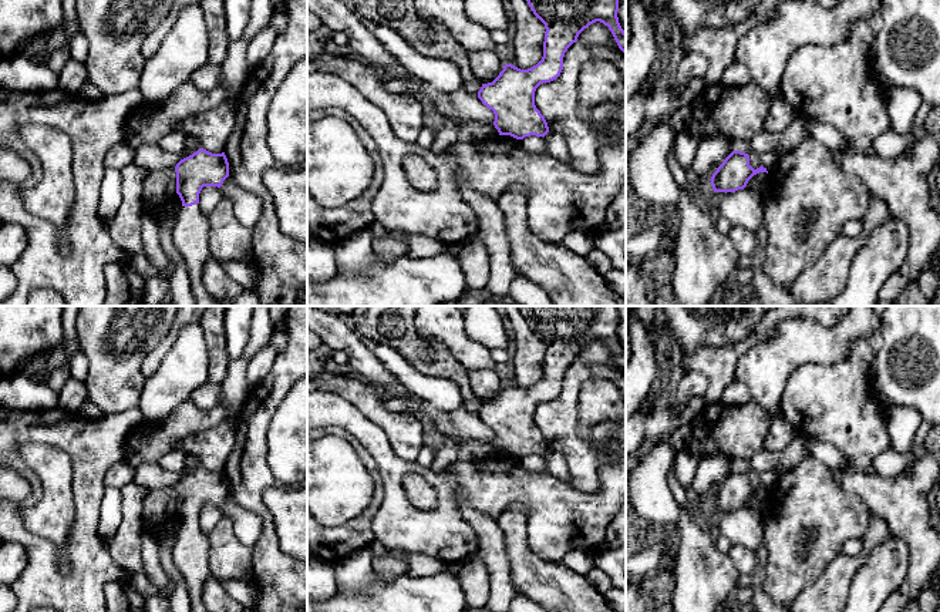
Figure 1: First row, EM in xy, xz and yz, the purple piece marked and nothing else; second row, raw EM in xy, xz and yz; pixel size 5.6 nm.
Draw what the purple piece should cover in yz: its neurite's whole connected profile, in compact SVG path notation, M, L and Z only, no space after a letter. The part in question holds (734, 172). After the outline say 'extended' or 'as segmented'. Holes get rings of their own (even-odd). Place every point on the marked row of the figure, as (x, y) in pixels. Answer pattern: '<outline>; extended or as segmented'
M732 151L724 162L717 168L711 176L711 185L714 192L734 192L744 189L748 181L759 174L767 172L767 168L762 165L754 169L749 165L749 157L741 151Z; as segmented

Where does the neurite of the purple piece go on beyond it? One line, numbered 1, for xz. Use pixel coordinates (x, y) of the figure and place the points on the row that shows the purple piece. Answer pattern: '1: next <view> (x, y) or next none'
1: next none

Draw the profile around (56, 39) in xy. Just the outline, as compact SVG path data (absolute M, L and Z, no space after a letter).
M65 23L46 34L46 47L51 51L60 50L67 44Z

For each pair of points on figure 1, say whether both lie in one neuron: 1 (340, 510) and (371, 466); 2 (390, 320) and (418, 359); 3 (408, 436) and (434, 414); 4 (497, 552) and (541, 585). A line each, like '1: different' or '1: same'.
1: different
2: same
3: different
4: different

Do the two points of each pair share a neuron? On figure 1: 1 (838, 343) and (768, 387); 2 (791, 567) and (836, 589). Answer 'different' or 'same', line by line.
1: same
2: different

